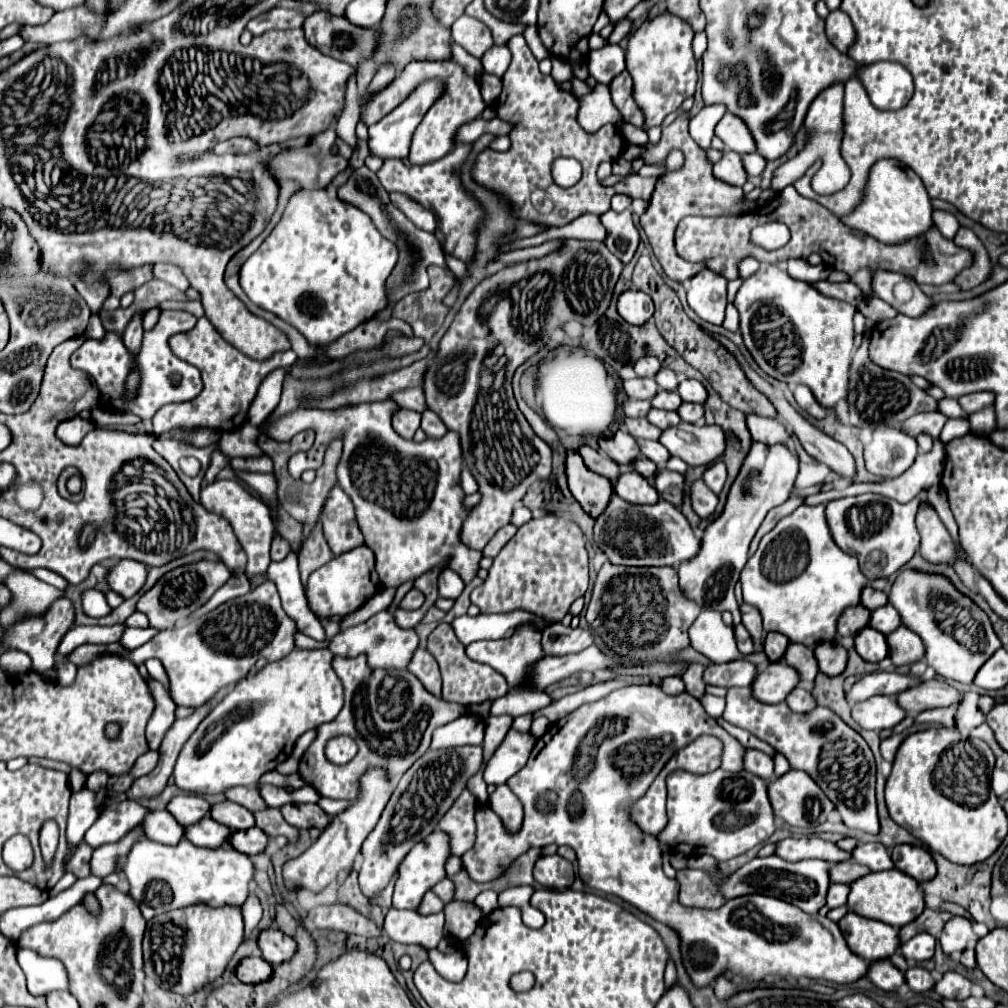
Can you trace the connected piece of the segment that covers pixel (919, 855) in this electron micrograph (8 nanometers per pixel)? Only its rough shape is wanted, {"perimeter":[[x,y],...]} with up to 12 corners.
{"perimeter":[[899,844],[893,864],[917,882],[935,876],[935,860],[921,846]]}

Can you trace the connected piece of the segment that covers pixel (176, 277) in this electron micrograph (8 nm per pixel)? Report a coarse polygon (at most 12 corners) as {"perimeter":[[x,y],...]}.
{"perimeter":[[155,264],[153,278],[165,280],[185,292],[189,288],[181,268]]}

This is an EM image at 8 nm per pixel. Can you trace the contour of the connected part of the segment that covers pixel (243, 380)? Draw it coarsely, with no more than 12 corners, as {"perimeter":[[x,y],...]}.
{"perimeter":[[201,316],[169,338],[201,370],[203,390],[165,404],[155,434],[175,426],[233,431],[261,380],[297,360],[293,350],[253,360]]}

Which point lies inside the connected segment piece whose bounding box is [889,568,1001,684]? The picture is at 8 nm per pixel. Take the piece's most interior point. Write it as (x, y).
(958, 636)

